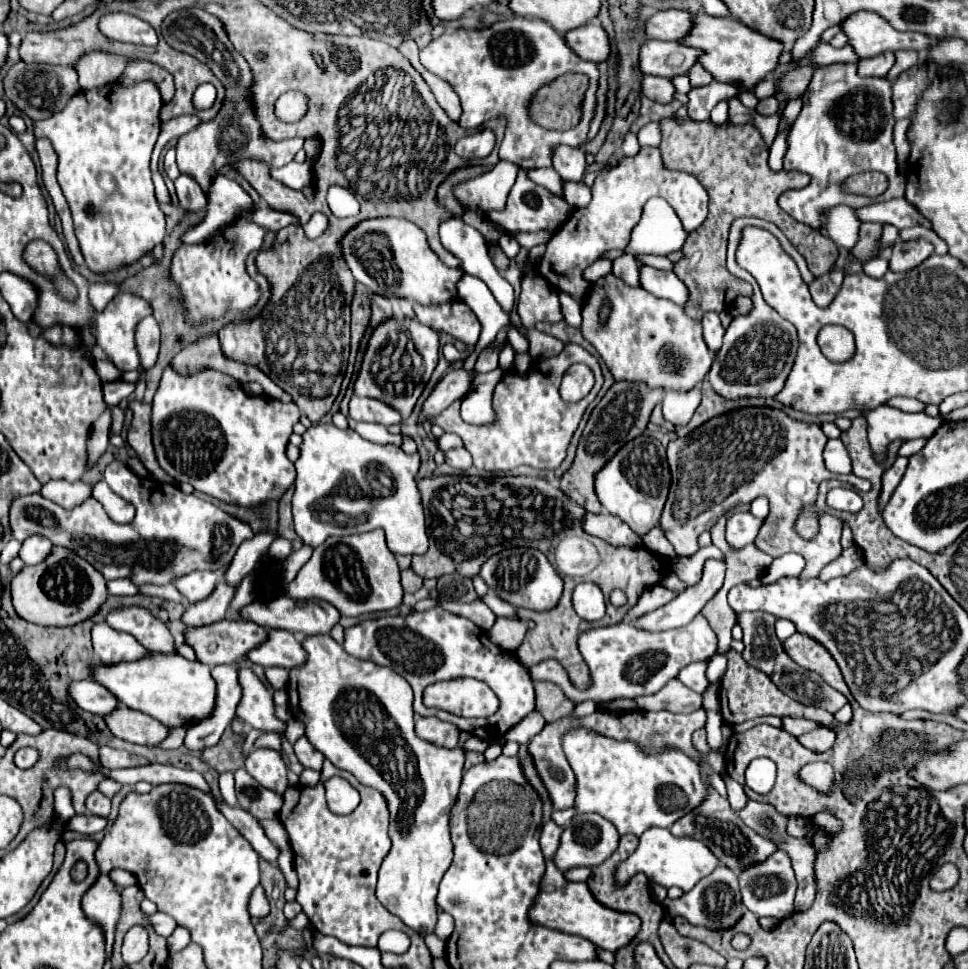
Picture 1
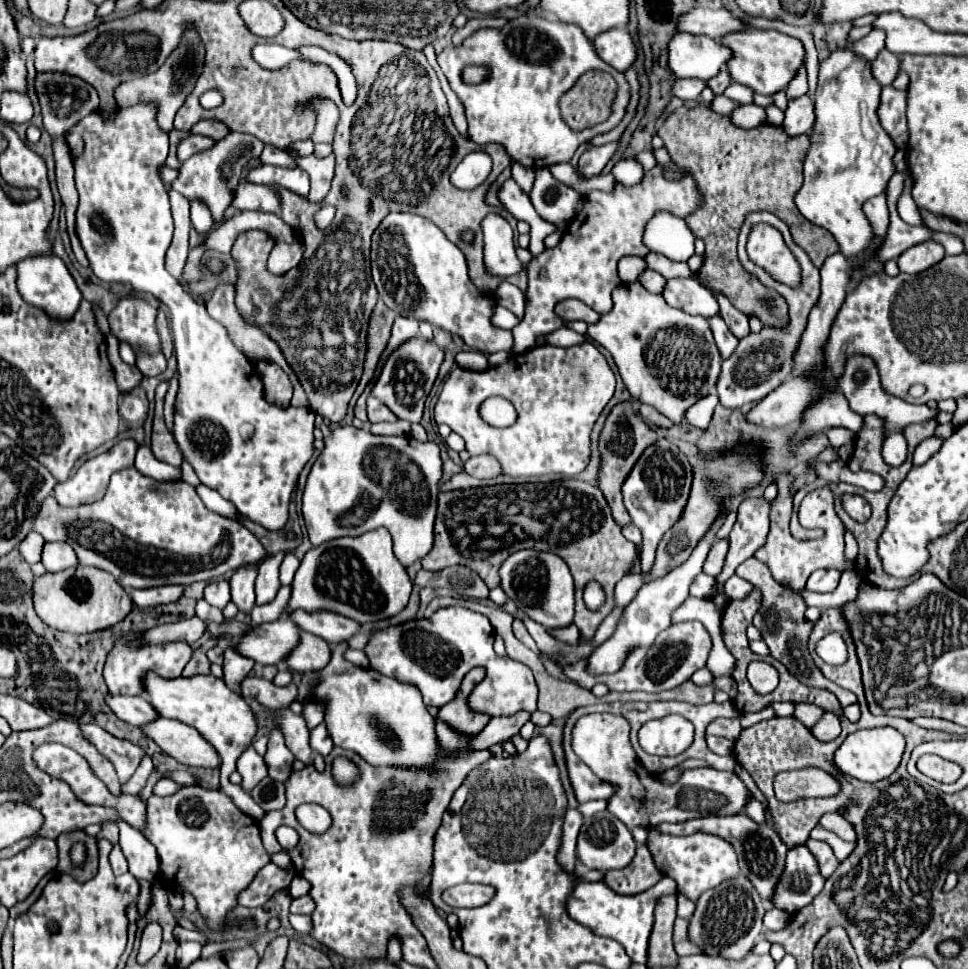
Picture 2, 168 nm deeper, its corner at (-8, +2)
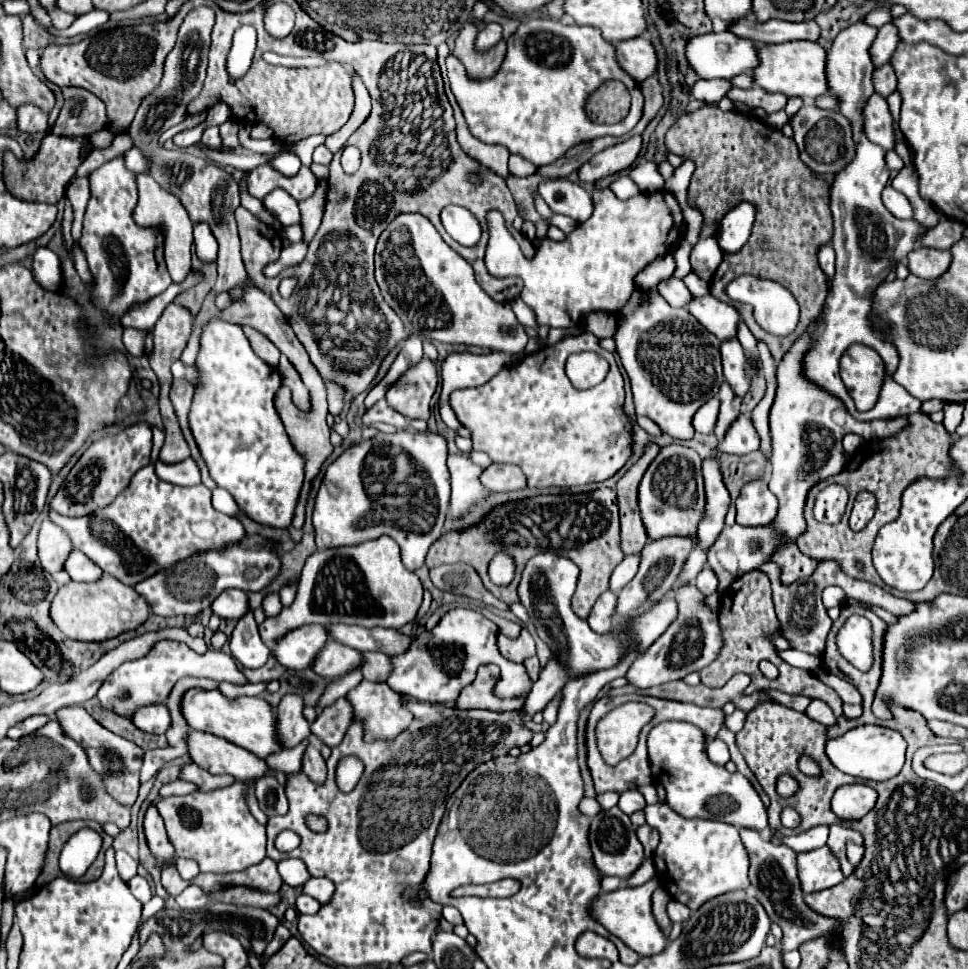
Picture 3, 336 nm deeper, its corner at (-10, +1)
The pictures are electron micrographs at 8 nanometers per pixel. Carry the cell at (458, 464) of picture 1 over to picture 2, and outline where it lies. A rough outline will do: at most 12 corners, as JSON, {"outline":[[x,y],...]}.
{"outline":[[491,455],[469,457],[463,467],[479,479],[501,475]]}

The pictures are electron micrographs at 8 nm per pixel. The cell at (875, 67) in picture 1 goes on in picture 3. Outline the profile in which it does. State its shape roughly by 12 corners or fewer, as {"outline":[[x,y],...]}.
{"outline":[[891,64],[873,72],[875,92],[887,98],[897,78]]}

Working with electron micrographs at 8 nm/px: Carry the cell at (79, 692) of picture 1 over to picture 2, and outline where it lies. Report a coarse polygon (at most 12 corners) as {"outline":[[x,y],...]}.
{"outline":[[141,693],[105,697],[109,709],[125,723],[141,727],[157,717]]}

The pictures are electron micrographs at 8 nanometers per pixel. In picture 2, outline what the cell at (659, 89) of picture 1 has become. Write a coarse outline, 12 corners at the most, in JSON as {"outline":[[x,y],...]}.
{"outline":[[677,79],[673,95],[683,101],[699,99],[705,81]]}

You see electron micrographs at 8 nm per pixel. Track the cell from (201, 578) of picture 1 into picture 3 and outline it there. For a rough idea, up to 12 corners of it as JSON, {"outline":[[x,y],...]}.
{"outline":[[225,590],[213,612],[221,618],[239,620],[249,612],[243,590]]}

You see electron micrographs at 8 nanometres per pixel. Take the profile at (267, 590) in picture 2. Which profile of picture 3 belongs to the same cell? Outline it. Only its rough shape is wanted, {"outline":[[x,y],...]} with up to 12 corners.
{"outline":[[267,594],[263,600],[265,616],[281,612],[281,600],[277,594]]}

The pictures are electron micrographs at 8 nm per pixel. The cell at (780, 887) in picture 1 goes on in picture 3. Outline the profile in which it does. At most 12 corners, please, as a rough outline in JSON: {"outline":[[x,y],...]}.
{"outline":[[827,846],[799,854],[805,894],[843,882]]}

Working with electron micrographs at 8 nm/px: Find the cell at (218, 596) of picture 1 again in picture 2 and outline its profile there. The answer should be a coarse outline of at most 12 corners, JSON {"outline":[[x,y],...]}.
{"outline":[[195,615],[143,633],[149,643],[193,643],[207,631]]}

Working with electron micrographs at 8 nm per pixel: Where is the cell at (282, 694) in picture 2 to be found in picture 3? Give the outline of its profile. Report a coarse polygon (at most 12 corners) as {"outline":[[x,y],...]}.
{"outline":[[159,640],[123,662],[97,692],[105,710],[133,718],[161,704],[177,680],[247,684],[233,656]]}

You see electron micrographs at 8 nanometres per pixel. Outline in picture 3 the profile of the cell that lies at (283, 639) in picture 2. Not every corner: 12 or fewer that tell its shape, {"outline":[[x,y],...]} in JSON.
{"outline":[[301,626],[273,654],[285,668],[311,668],[327,640],[325,626]]}

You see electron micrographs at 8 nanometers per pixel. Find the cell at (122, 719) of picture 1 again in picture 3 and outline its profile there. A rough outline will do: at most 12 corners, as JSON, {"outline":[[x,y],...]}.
{"outline":[[193,730],[193,762],[211,774],[255,782],[265,760],[219,736]]}

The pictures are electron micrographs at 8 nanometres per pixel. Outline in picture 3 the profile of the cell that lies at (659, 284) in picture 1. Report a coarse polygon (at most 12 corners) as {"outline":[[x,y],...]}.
{"outline":[[707,294],[687,310],[719,340],[737,338],[735,306]]}

